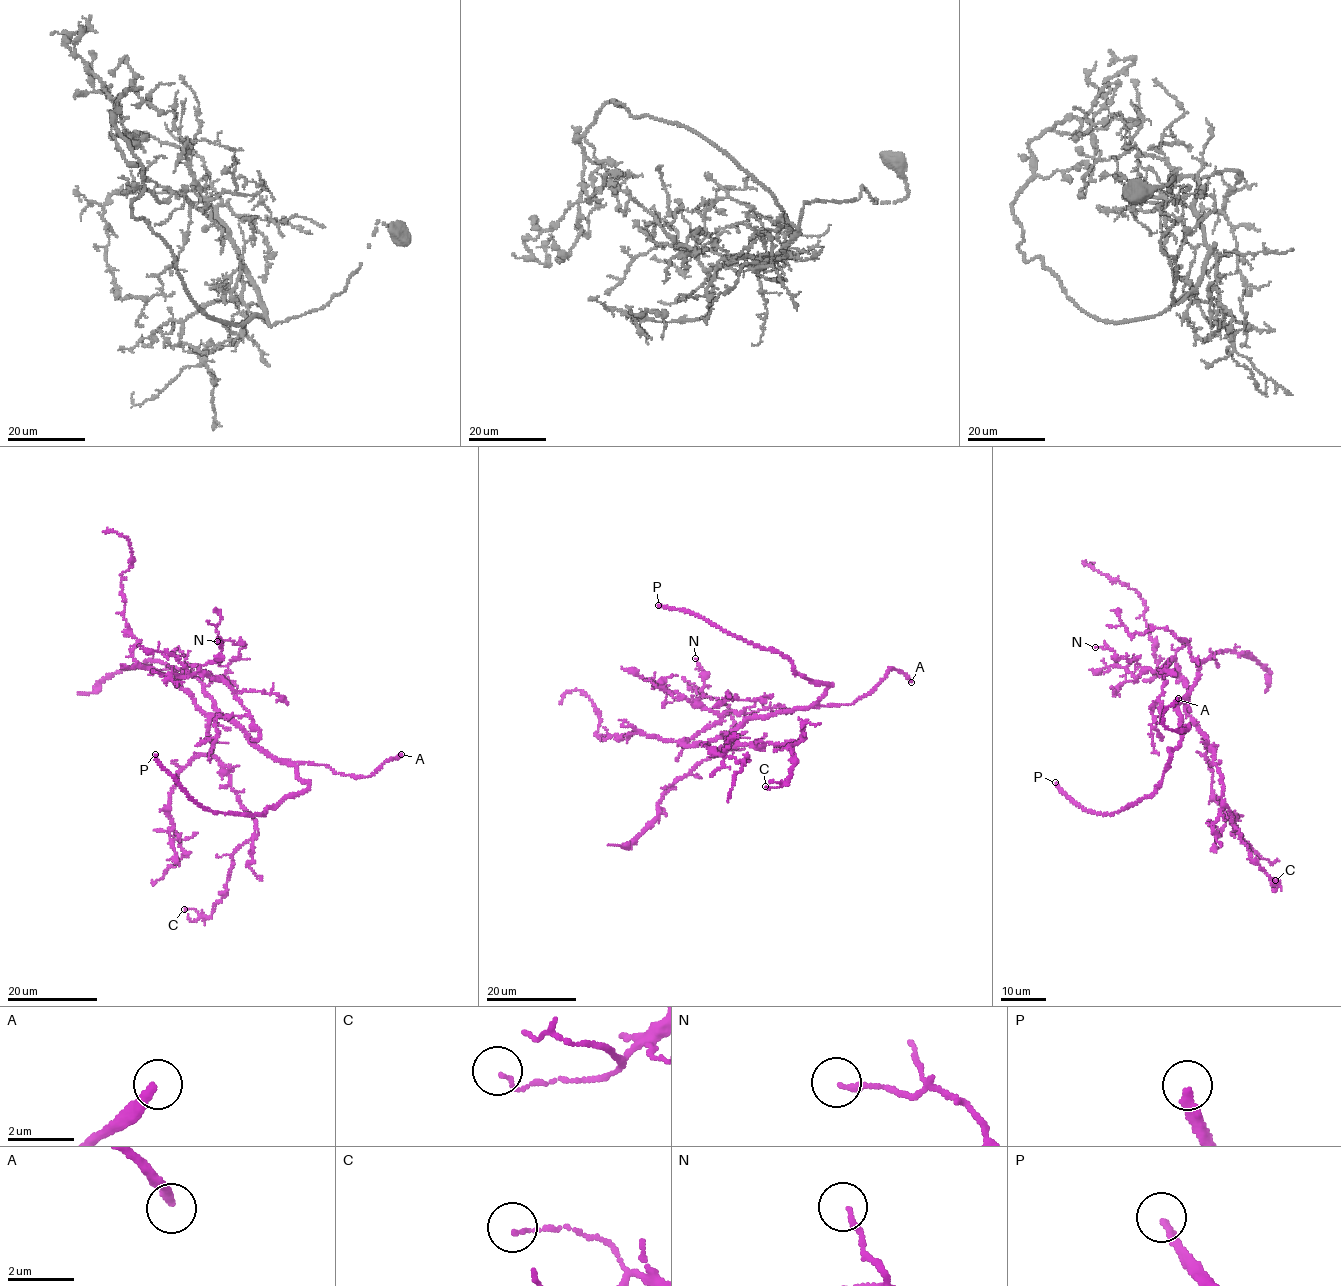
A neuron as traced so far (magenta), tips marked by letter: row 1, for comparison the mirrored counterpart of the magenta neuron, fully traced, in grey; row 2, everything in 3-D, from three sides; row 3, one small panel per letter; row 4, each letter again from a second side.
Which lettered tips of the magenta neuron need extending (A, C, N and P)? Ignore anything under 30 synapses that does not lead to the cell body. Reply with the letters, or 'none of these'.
P

